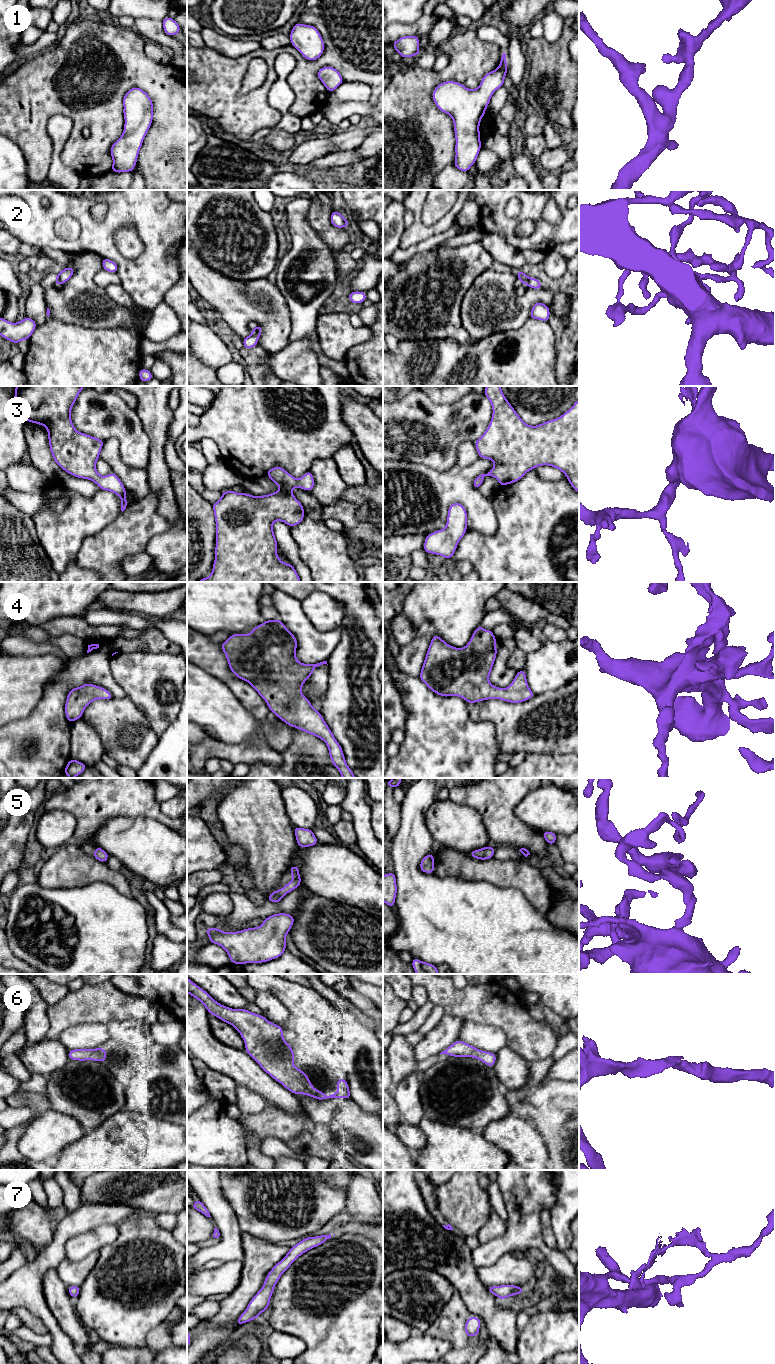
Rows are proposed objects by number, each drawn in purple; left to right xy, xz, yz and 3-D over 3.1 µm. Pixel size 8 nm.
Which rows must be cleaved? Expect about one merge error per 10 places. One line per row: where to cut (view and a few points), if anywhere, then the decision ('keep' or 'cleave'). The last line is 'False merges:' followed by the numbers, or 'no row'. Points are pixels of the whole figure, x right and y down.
1: no cut | keep
2: no cut | keep
3: no cut | keep
4: no cut | keep
5: no cut | keep
6: no cut | keep
7: no cut | keep
False merges: no row

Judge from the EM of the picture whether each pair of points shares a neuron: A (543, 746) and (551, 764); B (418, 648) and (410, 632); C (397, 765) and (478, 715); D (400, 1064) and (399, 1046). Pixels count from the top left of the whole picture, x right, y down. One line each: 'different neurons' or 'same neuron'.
A: different neurons
B: different neurons
C: different neurons
D: same neuron

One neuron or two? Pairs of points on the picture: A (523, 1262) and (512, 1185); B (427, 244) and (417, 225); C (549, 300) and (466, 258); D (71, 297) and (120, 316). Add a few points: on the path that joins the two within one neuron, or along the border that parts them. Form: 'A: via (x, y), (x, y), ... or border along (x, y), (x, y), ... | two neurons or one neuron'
A: border along (512, 1252), (503, 1254), (492, 1265) | two neurons
B: border along (447, 229), (404, 249) | two neurons
C: border along (490, 268), (482, 272), (471, 285) | two neurons
D: via (83, 303), (108, 315) | one neuron

